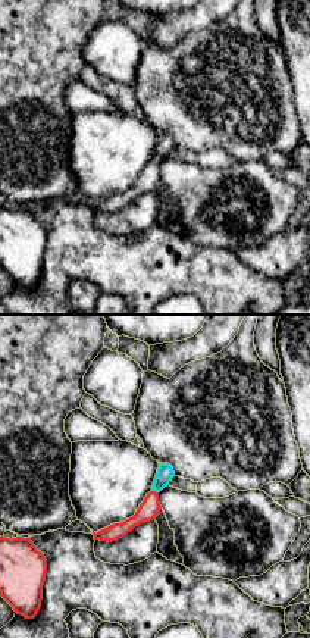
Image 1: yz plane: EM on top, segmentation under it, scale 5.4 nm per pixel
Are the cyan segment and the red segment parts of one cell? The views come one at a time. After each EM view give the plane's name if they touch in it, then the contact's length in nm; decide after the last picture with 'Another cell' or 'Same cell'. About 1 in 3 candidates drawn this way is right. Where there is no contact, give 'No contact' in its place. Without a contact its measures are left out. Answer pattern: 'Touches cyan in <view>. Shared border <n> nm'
Touches cyan in yz. Shared border 40 nm

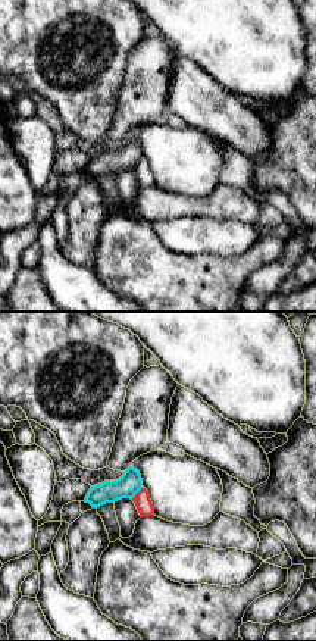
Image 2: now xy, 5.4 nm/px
Touches cyan in xy. Shared border 100 nm

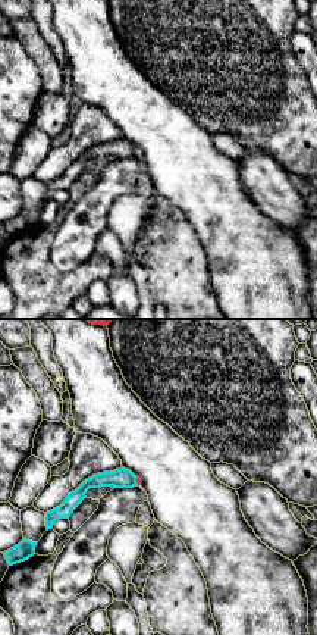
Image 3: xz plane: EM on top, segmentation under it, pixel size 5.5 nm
Touches cyan in xz. Shared border 60 nm

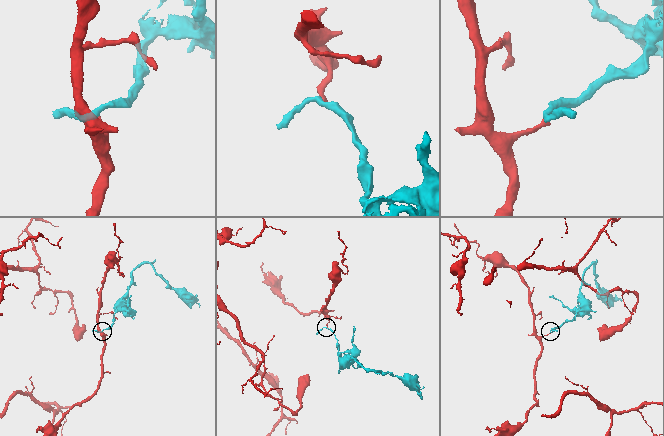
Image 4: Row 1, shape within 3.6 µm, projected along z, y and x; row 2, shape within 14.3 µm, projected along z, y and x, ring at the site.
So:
Another cell

